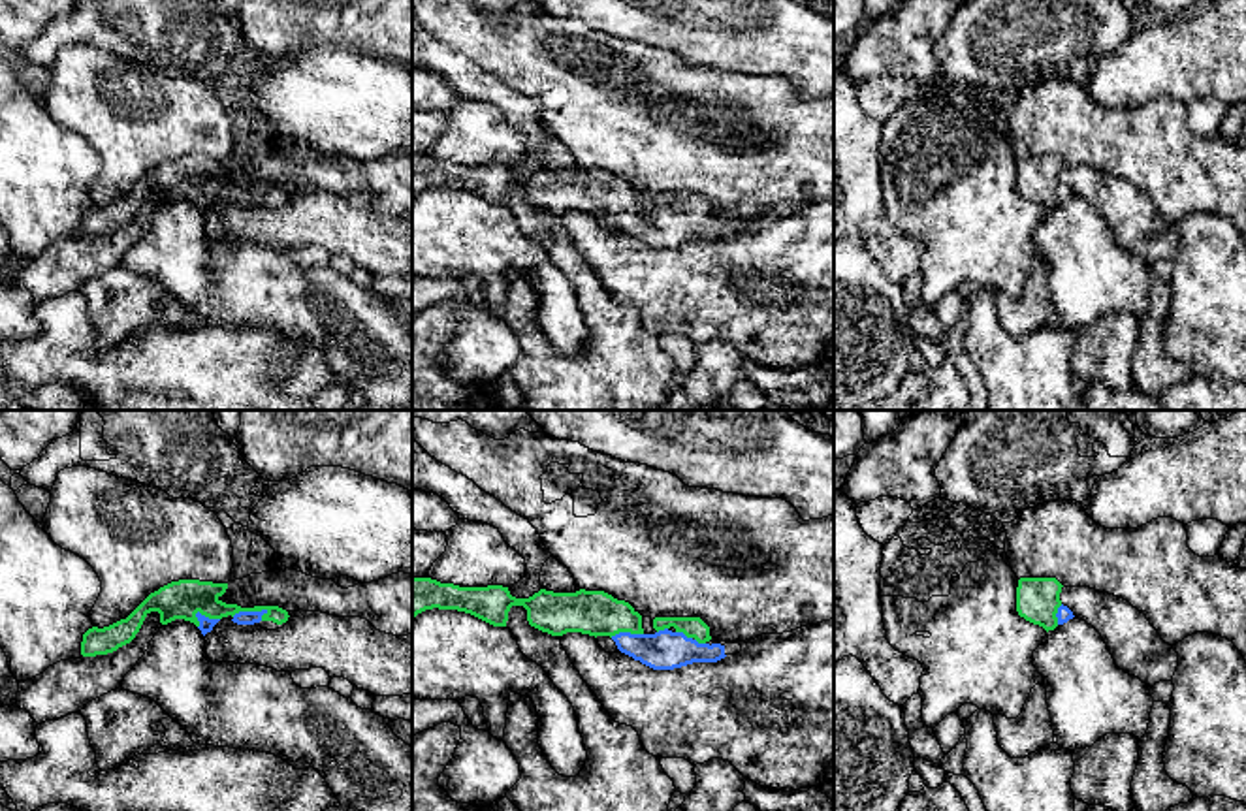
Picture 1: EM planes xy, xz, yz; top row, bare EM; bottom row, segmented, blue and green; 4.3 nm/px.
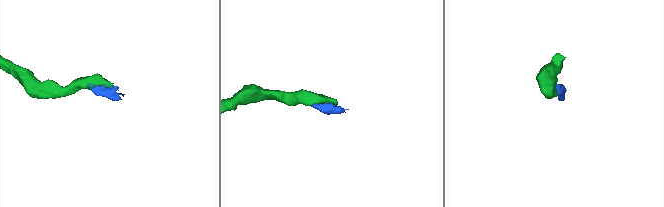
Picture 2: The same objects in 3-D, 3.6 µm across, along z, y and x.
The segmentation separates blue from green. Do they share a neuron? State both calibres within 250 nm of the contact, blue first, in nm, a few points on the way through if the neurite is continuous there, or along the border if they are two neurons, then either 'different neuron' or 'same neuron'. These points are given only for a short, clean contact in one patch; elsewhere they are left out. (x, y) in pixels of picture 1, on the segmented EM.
60/140 nm | across xy (243, 618), (249, 612), (209, 610), (194, 595) | same neuron

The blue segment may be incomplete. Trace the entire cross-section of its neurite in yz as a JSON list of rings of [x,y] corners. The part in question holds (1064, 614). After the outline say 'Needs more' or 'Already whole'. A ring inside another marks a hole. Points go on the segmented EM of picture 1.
[[[1020,578],[1016,587],[1018,615],[1046,632],[1067,623],[1075,615],[1060,600],[1062,587],[1056,578]]]. Needs more

